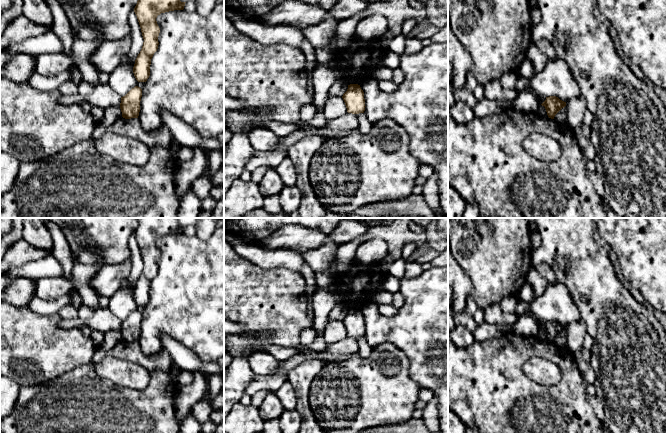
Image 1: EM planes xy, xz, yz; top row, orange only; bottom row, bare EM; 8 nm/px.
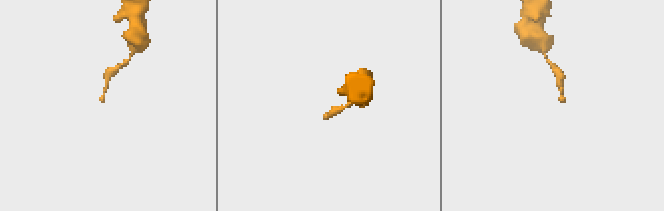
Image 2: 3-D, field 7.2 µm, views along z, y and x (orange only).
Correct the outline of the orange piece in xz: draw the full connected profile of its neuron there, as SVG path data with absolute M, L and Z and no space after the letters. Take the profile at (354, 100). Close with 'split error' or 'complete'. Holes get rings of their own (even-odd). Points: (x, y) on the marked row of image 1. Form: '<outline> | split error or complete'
M358 84L348 85L347 91L342 96L348 113L359 114L365 111L364 92Z | complete

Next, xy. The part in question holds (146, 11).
M138 0L134 8L142 36L142 49L133 67L133 73L138 82L146 82L150 76L151 59L158 49L160 28L156 18L161 13L183 10L186 2L180 0Z | complete

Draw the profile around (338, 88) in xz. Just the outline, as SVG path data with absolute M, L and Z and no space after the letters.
M335 81L335 83L331 86L329 90L329 96L340 96L342 97L343 94L347 91L348 84L342 83L339 81Z

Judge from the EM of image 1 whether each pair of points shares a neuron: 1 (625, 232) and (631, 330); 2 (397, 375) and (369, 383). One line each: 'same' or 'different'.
1: different
2: same

